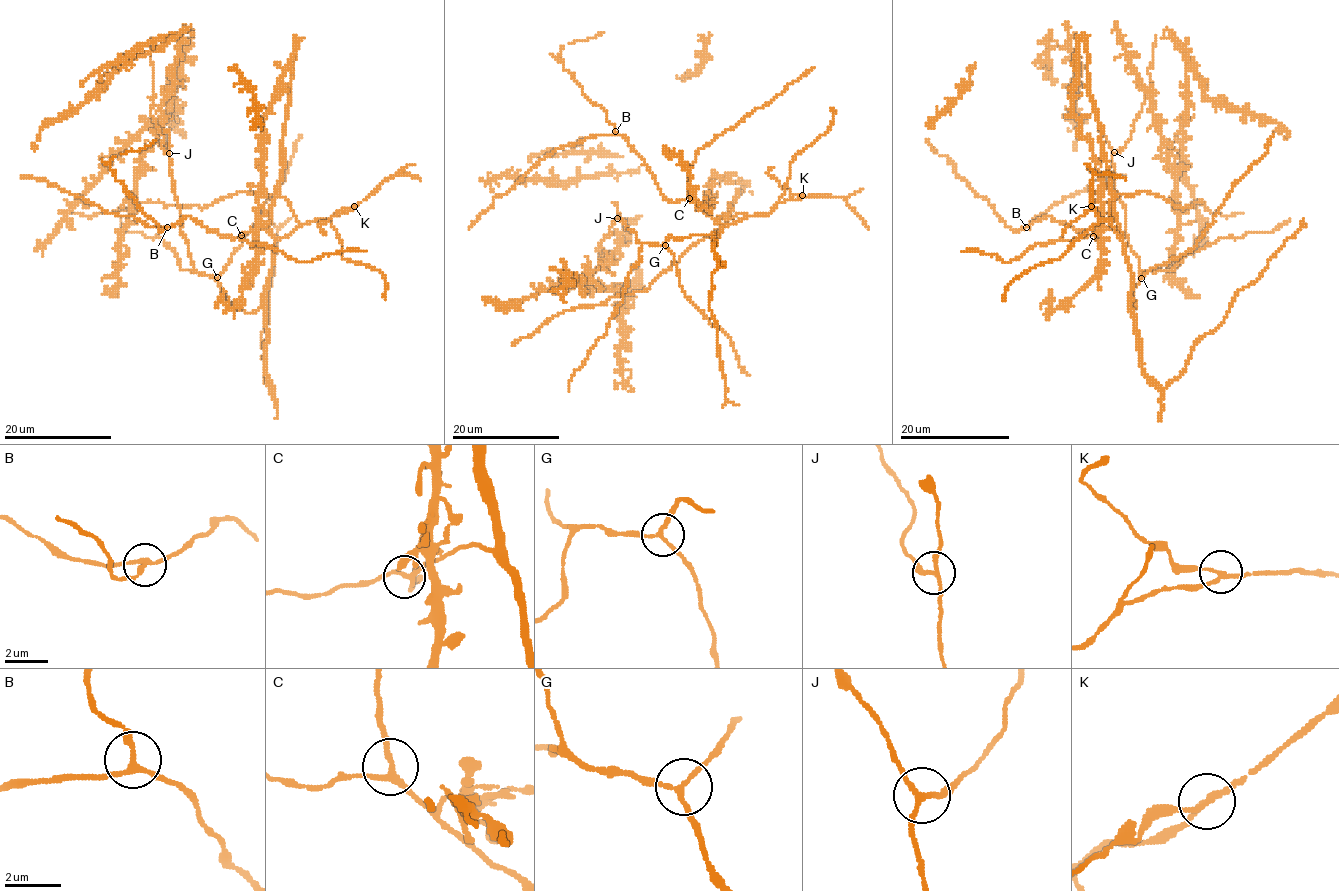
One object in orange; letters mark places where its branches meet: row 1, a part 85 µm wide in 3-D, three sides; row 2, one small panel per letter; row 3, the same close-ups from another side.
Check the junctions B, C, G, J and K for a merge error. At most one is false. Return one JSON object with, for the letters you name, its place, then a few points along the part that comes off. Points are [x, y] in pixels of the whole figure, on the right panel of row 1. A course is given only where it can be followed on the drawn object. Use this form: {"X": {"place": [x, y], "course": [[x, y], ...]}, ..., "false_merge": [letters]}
{"K": {"place": [1091, 206], "course": [[1091, 205], [1062, 234]]}, "false_merge": ["K"]}

